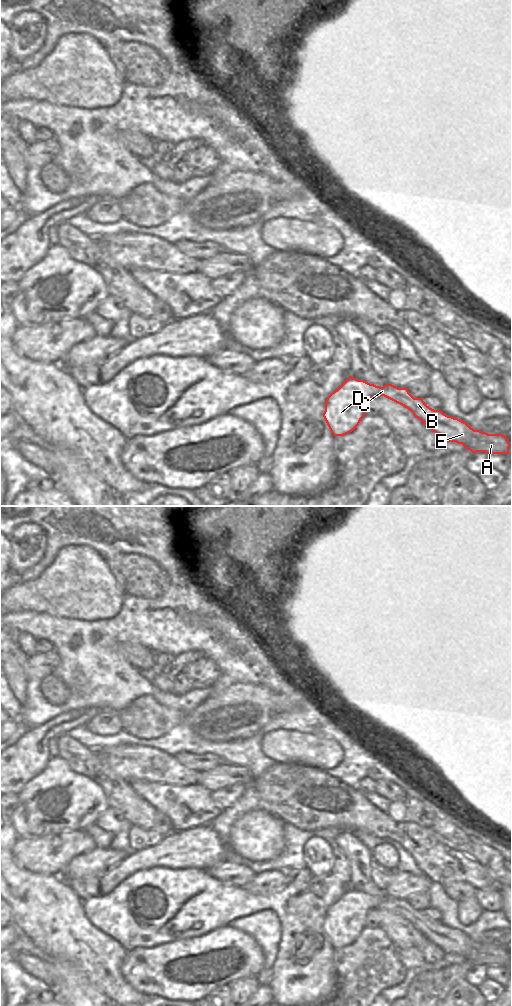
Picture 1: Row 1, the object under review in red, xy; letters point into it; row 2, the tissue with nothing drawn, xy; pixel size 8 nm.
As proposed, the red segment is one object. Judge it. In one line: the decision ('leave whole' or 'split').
leave whole

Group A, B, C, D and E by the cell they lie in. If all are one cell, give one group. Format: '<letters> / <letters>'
A B C D E

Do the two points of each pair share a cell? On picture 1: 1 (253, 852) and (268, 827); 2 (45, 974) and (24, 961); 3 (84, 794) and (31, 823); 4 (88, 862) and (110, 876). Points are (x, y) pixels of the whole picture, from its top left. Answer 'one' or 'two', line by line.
1: one
2: one
3: one
4: two

